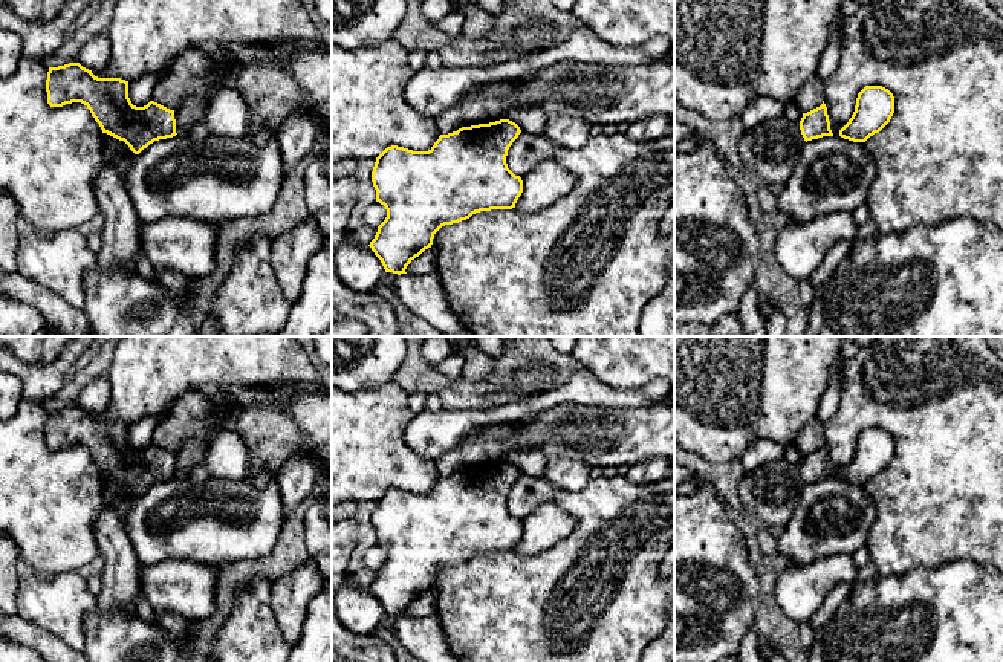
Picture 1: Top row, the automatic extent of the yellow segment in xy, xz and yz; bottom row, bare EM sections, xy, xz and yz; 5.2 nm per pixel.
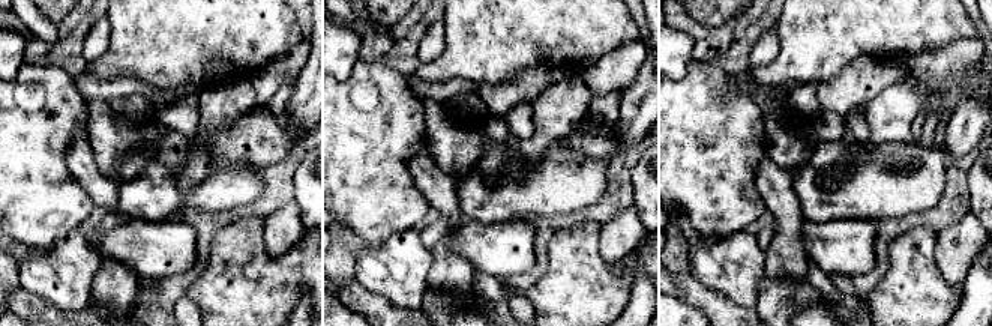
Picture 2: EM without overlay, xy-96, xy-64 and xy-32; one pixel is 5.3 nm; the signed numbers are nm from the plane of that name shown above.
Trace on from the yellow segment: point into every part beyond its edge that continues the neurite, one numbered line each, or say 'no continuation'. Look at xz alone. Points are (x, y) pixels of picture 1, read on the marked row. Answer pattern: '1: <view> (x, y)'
no continuation

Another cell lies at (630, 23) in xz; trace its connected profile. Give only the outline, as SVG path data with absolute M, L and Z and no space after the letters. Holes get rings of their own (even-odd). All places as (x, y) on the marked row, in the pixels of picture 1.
M575 0L572 14L615 46L636 47L653 37L664 37L674 46L674 0Z

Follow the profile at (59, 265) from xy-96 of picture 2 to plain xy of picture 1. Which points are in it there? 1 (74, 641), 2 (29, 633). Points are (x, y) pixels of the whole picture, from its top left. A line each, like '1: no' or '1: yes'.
1: yes
2: no

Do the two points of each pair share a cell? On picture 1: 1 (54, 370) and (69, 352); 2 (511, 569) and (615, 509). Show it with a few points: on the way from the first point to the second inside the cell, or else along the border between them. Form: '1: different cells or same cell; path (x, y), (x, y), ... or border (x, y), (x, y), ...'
1: same cell; path (58, 366), (68, 356)
2: same cell; path (538, 569), (552, 569), (594, 528)

